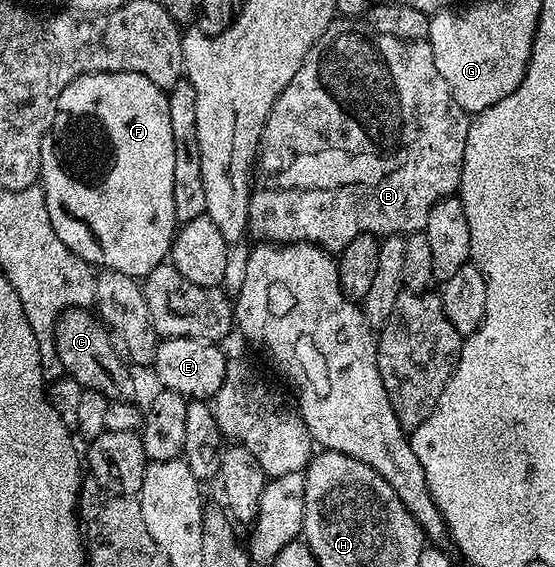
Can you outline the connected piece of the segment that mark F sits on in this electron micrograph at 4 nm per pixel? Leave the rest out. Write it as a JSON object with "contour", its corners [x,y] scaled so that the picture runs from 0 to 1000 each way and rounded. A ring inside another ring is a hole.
{"contour":[[[204,127],[202,131],[155,131],[132,148],[124,148],[103,169],[88,220],[77,236],[74,254],[74,282],[70,284],[70,312],[81,339],[81,360],[88,374],[88,395],[95,395],[95,409],[133,448],[171,473],[209,476],[245,494],[263,490],[276,473],[295,467],[308,446],[308,427],[315,420],[319,390],[314,381],[314,257],[310,228],[305,219],[305,183],[301,166],[276,141],[254,134],[247,127]]]}

